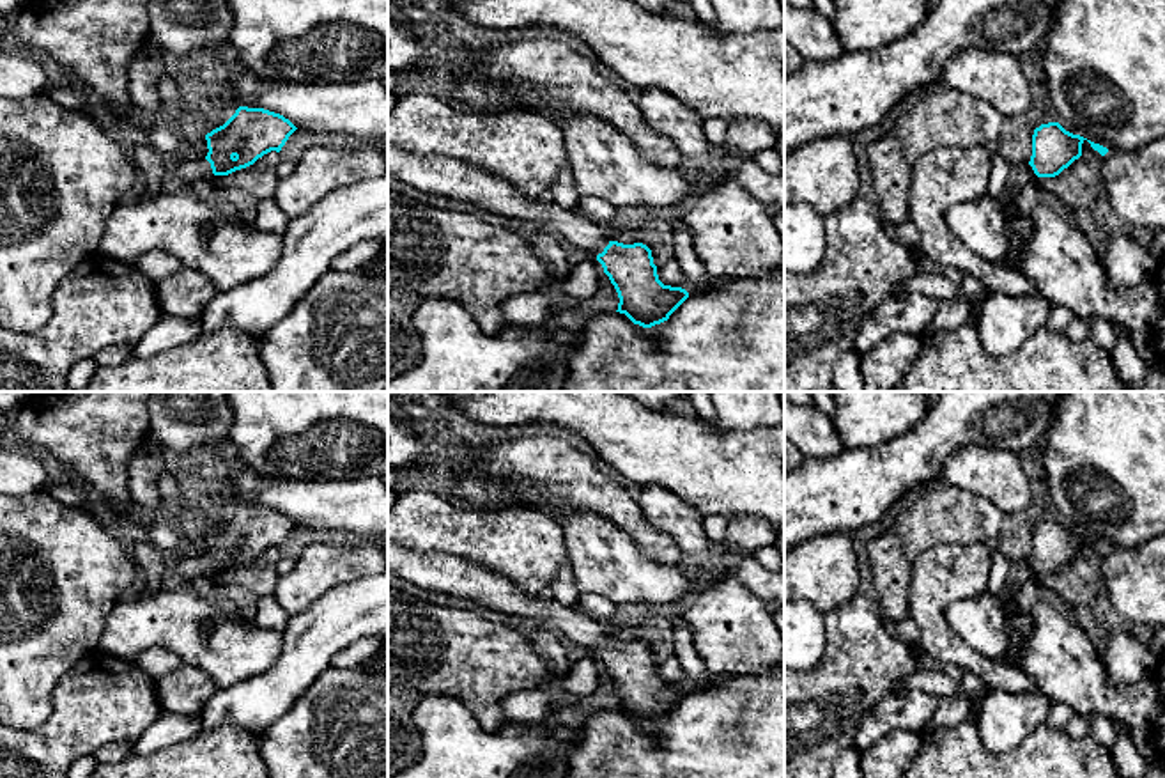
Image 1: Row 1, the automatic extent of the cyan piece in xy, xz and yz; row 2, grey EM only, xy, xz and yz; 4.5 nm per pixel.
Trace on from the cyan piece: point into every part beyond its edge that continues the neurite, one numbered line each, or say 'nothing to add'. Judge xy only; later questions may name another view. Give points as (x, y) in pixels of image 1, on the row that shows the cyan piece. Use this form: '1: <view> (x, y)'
1: xy (188, 171)

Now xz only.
1: xz (454, 179)

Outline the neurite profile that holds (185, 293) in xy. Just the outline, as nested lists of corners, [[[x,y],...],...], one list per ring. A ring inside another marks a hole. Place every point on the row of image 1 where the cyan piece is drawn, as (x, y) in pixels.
[[[181,268],[154,287],[161,312],[186,319],[198,317],[218,292],[211,280],[189,268]]]

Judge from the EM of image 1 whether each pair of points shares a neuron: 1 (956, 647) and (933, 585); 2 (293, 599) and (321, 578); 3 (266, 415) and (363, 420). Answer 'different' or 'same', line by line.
1: same
2: same
3: same

